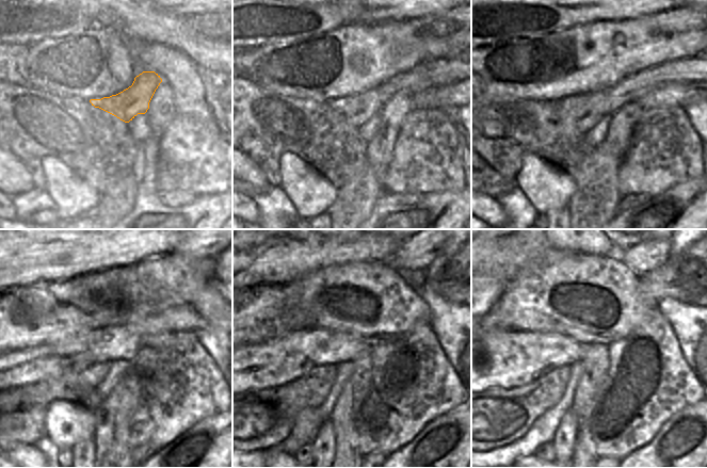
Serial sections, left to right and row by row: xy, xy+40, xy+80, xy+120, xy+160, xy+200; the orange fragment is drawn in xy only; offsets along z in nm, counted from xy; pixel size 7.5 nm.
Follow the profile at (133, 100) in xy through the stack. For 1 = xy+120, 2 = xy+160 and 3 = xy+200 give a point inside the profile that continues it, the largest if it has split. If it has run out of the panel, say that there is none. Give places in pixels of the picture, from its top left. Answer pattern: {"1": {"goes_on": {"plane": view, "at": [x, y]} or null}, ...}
{"1": {"goes_on": {"plane": "xy+120", "at": [15, 369]}}, "2": {"goes_on": {"plane": "xy+160", "at": [271, 364]}}, "3": {"goes_on": {"plane": "xy+200", "at": [500, 358]}}}

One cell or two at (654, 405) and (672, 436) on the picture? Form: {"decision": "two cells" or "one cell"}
{"decision": "two cells"}

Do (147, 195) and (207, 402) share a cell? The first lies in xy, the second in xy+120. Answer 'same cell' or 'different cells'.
different cells

